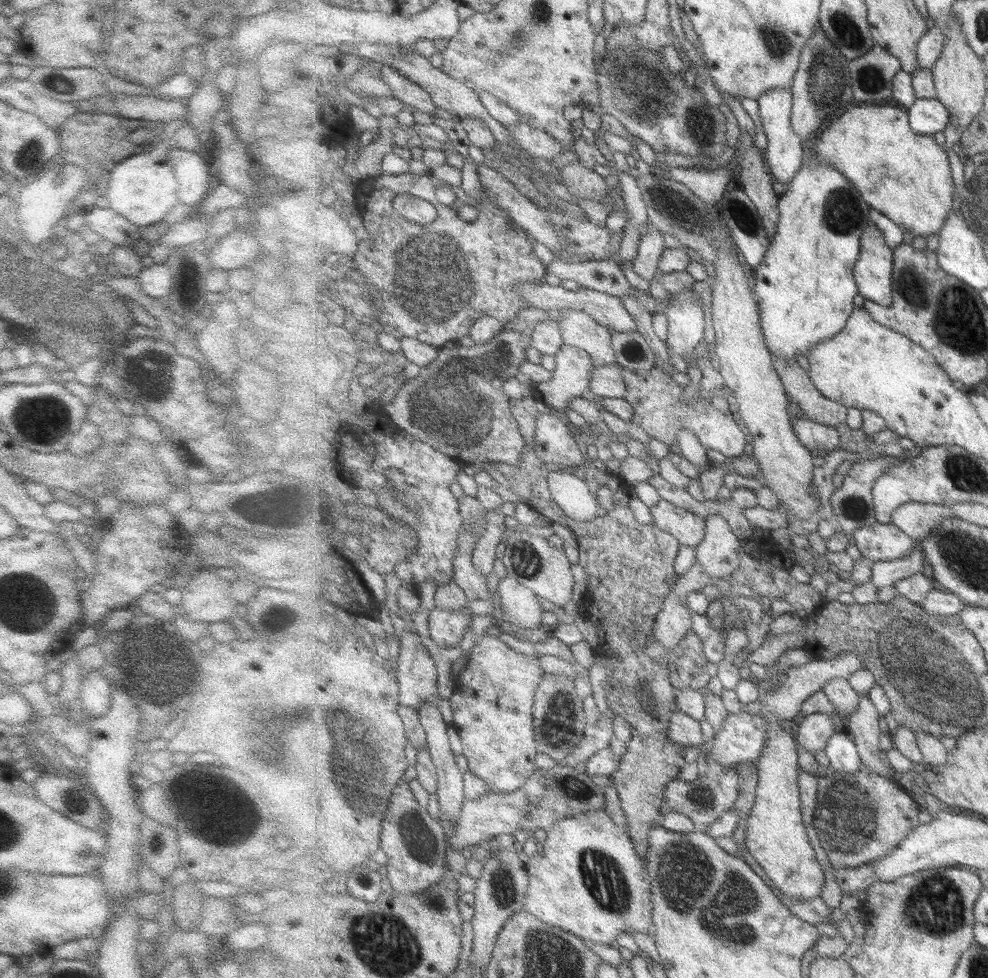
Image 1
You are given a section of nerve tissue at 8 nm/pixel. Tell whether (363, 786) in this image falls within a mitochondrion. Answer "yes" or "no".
yes

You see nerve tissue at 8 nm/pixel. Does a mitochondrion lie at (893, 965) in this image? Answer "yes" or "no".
no

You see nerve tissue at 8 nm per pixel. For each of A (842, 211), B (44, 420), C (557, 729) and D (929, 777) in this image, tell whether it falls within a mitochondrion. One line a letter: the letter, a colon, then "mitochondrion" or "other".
A: mitochondrion
B: mitochondrion
C: mitochondrion
D: other

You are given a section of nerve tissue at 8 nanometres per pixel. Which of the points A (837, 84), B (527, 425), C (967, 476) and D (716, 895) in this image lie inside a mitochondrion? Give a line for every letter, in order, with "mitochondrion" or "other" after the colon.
A: mitochondrion
B: other
C: mitochondrion
D: mitochondrion

